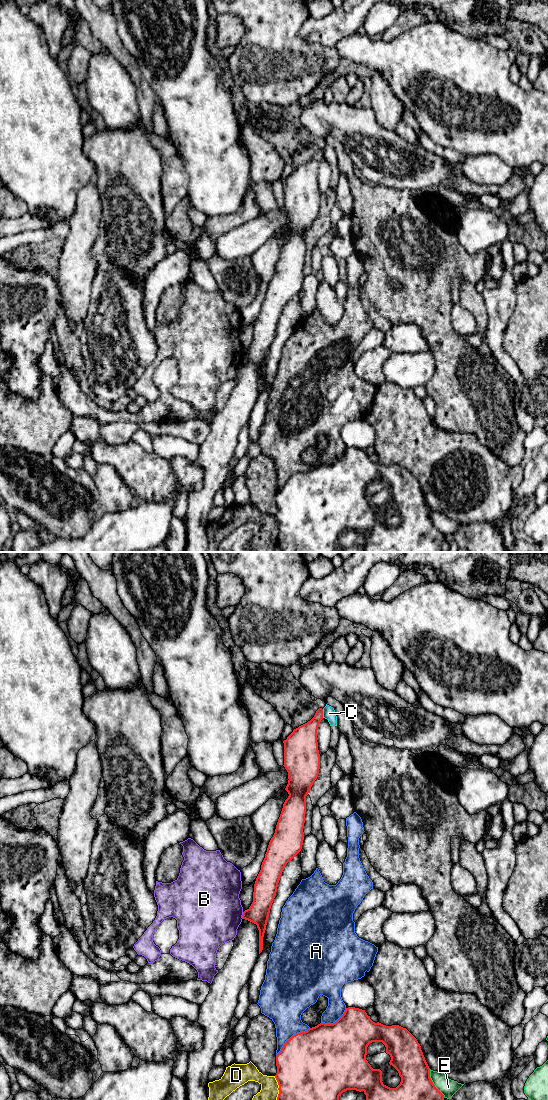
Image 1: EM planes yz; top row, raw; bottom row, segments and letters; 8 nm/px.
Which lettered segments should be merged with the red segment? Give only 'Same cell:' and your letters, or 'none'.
Same cell: none

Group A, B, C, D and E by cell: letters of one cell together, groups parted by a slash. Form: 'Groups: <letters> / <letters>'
Groups: A / B / C / D / E

